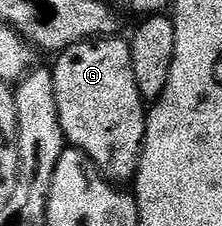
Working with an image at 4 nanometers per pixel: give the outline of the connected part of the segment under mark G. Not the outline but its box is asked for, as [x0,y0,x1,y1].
[52,36,148,184]

